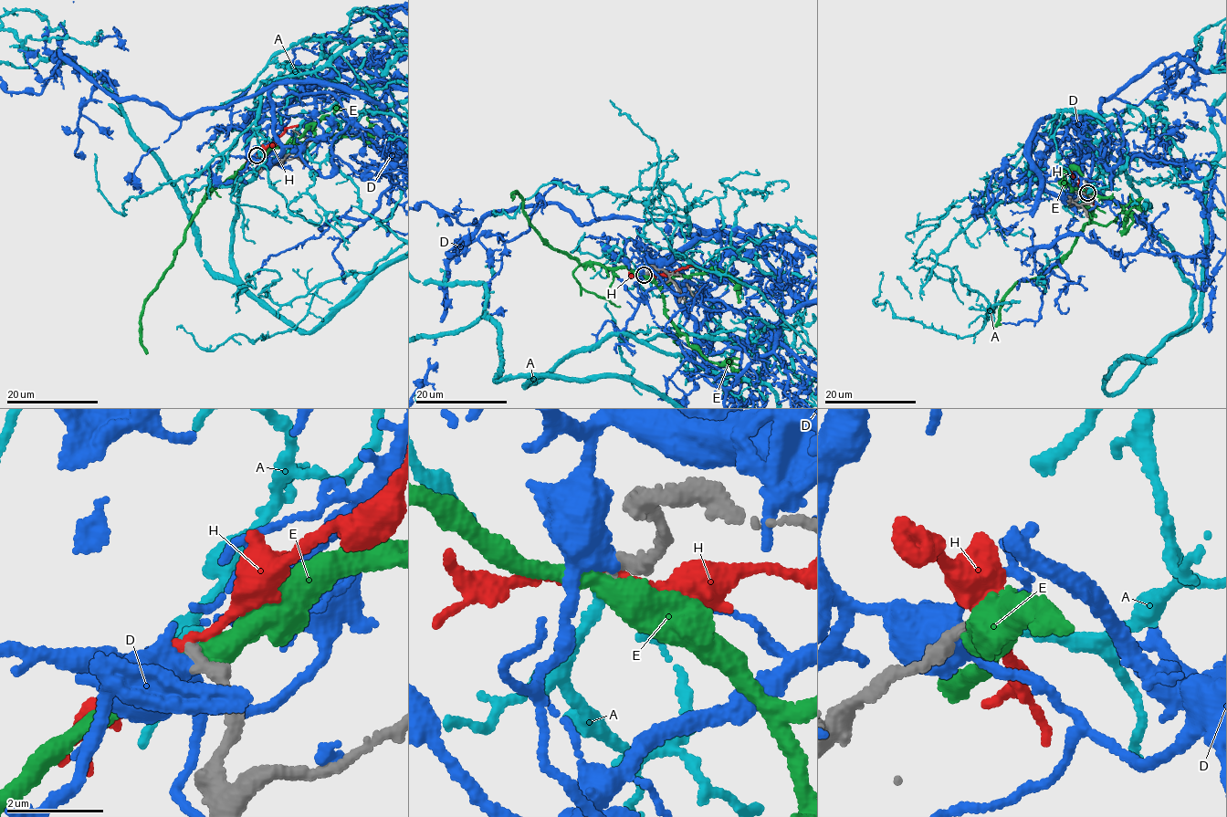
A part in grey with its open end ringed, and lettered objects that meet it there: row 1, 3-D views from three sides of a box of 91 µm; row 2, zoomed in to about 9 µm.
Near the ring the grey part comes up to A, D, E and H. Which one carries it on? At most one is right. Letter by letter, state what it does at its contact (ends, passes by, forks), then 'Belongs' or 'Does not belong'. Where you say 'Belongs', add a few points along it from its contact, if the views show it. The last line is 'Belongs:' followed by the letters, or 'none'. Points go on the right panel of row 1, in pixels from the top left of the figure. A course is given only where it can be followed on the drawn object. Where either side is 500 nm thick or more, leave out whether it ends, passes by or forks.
A: It ends there. Belongs
D: It passes by. Does not belong
E: It passes by. Does not belong
H: It passes by. Does not belong
Belongs: A

